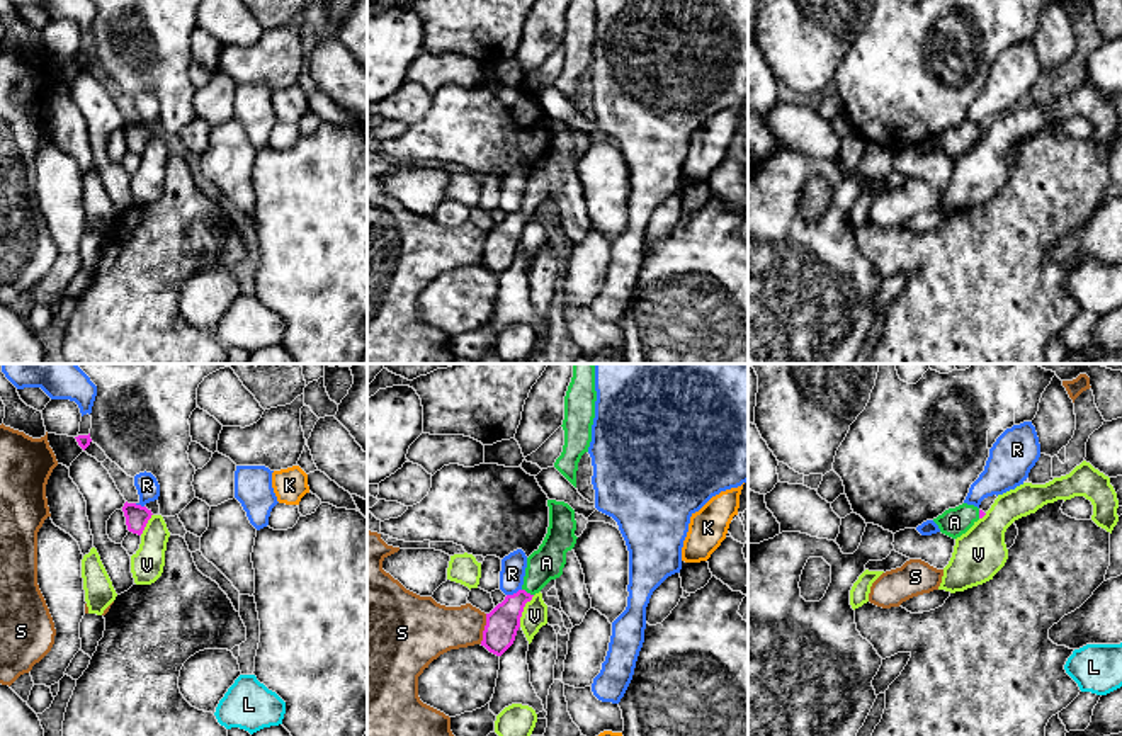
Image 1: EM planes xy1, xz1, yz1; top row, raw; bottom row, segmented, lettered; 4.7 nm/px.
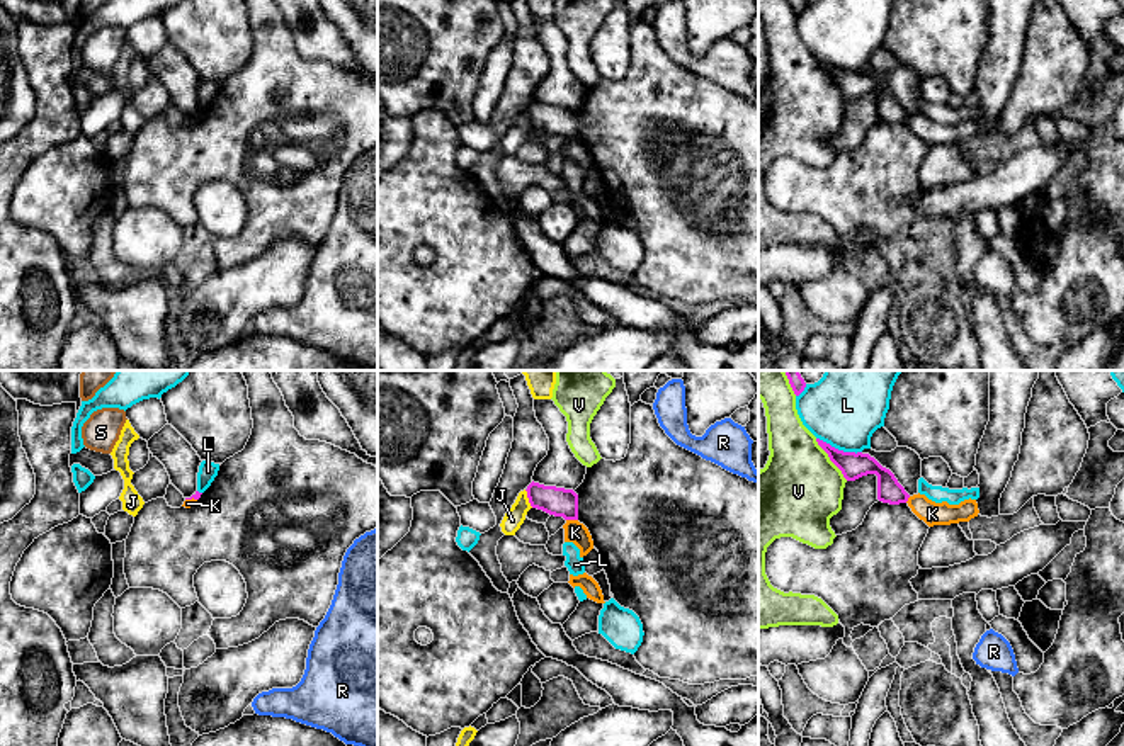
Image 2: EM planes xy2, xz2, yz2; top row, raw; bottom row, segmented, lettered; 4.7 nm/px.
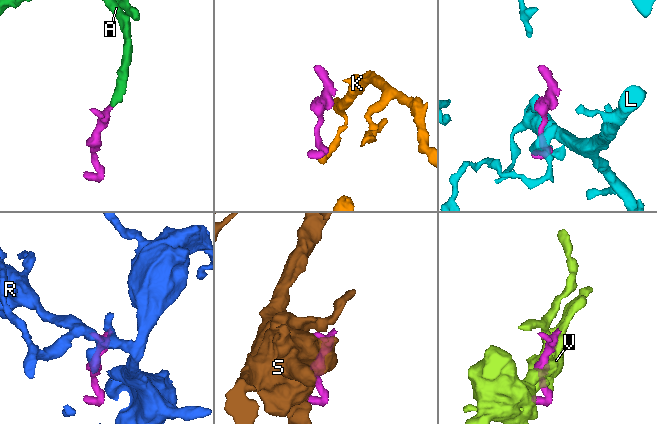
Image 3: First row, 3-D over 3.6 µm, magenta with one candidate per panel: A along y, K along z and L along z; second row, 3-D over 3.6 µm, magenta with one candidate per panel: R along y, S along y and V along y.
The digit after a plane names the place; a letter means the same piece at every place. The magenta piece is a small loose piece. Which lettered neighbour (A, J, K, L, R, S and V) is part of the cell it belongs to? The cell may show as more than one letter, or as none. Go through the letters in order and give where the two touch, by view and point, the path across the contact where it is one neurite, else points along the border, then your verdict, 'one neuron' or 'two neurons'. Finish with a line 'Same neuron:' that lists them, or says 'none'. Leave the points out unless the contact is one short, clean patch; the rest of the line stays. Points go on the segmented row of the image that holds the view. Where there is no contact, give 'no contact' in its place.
A: contact xz1 (526, 592); way xz1 (502, 622), (526, 592), (546, 563); one neuron
J: contact xz2 (527, 497); border xz2 (524, 490), (533, 507); two neurons
K: contact xz2 (572, 519); border xz2 (567, 519), (577, 520); two neurons
L: contact yz2 (837, 449); two neurons
R: contact xz1 (514, 594); two neurons
S: contact xz1 (485, 629); two neurons
V: contact yz2 (830, 459); two neurons
Same neuron: A

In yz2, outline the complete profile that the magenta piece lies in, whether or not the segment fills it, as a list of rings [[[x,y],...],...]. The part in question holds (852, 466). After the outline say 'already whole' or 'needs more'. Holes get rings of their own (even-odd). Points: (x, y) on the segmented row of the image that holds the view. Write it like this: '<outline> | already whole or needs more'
[[[816,438],[818,445],[828,454],[830,461],[842,471],[847,481],[855,481],[867,474],[877,476],[877,500],[889,505],[906,503],[910,495],[898,483],[894,474],[883,467],[874,457],[862,452],[843,452]]] | already whole

